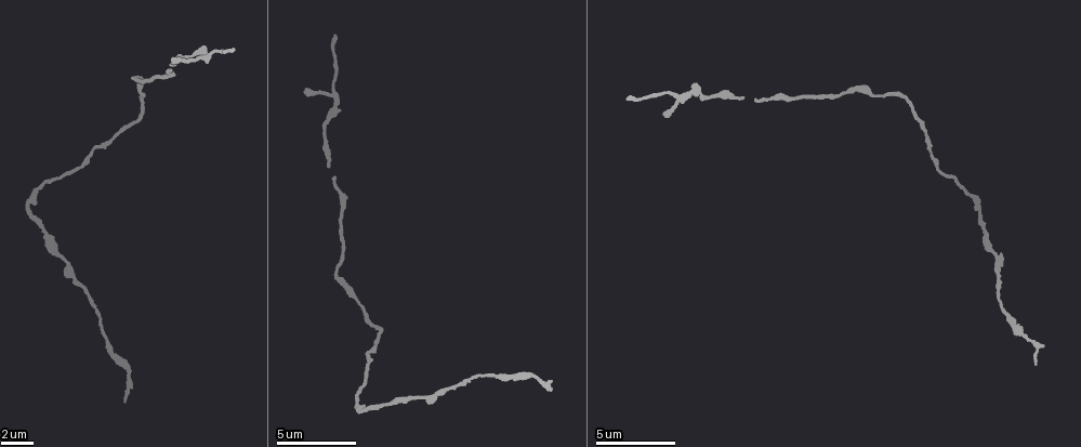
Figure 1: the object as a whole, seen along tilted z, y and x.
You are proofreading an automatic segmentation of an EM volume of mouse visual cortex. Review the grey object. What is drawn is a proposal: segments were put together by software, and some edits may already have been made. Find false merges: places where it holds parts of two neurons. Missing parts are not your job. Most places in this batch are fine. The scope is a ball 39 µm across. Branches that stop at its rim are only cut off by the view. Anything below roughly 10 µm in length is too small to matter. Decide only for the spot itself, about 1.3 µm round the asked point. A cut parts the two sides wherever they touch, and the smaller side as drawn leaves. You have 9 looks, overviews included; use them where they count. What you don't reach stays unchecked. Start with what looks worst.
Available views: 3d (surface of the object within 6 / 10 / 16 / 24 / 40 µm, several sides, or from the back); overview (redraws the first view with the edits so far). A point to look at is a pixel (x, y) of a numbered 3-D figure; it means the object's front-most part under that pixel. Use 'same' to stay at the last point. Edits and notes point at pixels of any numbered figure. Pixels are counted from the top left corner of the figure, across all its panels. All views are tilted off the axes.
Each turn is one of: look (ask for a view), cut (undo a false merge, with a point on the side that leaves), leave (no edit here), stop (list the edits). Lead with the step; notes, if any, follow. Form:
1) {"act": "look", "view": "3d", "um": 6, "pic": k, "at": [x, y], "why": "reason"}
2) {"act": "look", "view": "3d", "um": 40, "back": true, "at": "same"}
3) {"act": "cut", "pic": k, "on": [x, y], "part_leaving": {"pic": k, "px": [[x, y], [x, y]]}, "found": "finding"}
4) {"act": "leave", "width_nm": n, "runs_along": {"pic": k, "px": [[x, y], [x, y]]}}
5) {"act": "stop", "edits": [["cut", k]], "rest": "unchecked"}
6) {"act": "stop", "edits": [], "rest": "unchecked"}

{"act": "look", "view": "3d", "um": 10, "pic": 1, "at": [389, 404], "why": "sudden change in width"}

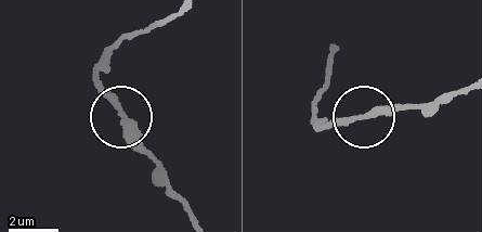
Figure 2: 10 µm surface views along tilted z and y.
{"act": "leave", "width_nm": 280, "runs_along": {"pic": 2, "px": [[176, 14], [116, 42], [101, 88], [166, 184]]}, "found": "continuous, no second neuron"}

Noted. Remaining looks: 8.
{"act": "look", "view": "3d", "um": 16, "pic": 1, "at": [839, 95], "why": "calibre changes"}

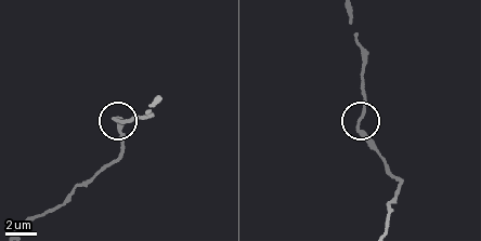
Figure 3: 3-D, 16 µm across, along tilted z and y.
{"act": "leave", "width_nm": 220, "found": "one neuron here"}

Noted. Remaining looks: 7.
{"act": "look", "view": "3d", "um": 10, "pic": 1, "at": [708, 96], "why": "thin neck"}

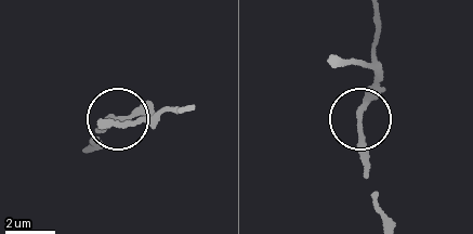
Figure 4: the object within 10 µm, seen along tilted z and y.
{"act": "look", "view": "3d", "um": 10, "back": true, "pic": 4, "at": [359, 116]}

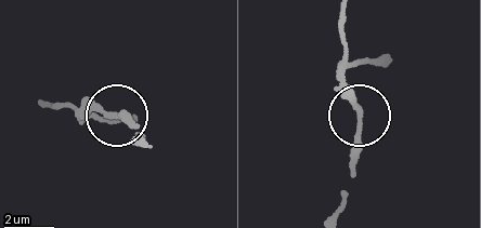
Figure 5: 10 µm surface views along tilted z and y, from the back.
{"act": "leave", "width_nm": 210, "runs_along": {"pic": 5, "px": [[337, 213], [362, 112], [342, 68]]}, "found": "all the same neuron"}

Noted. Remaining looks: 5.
{"act": "look", "view": "3d", "um": 10, "pic": 1, "at": [997, 272], "why": "sudden change in width"}

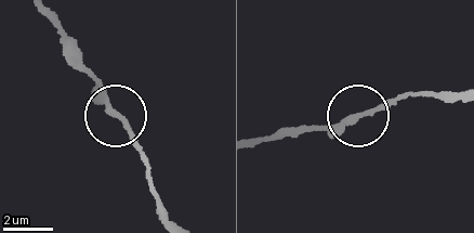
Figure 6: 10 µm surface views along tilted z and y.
{"act": "look", "view": "3d", "um": 10, "back": true, "pic": 6, "at": [363, 115], "why": "other side"}

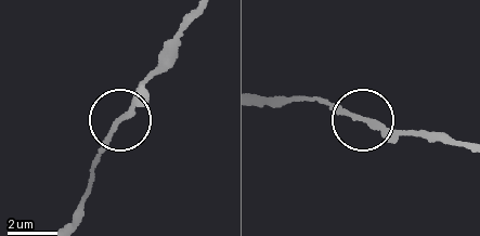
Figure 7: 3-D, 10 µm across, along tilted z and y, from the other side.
{"act": "leave", "runs_along": {"pic": 7, "px": [[194, 22], [119, 122], [87, 189]]}, "found": "one neuron here"}

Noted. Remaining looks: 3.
{"act": "stop", "edits": [], "rest": "unchecked"}

